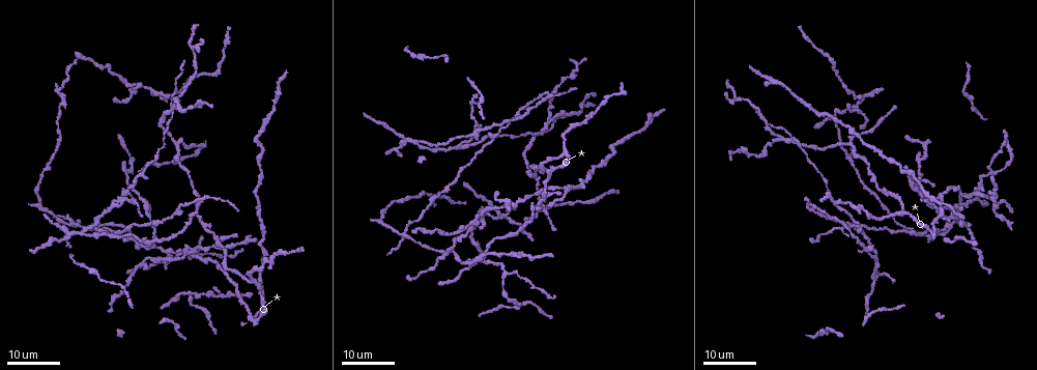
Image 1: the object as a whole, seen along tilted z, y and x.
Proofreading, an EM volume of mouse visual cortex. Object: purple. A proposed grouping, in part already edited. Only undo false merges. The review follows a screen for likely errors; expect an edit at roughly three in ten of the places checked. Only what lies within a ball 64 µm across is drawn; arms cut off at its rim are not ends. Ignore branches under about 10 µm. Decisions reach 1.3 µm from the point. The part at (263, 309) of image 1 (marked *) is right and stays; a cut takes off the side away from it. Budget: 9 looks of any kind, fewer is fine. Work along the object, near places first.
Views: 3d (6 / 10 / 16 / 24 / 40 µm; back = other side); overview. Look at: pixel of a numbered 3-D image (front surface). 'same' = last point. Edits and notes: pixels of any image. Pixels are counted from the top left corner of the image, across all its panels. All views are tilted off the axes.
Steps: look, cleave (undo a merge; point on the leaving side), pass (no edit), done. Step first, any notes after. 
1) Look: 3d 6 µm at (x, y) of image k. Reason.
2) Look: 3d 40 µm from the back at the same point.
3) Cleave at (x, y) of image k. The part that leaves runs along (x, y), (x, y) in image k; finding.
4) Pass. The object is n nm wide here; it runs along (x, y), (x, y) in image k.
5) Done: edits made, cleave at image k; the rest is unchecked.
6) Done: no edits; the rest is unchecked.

Look: 3d 24 µm at (563, 153) of image 1. Four arms meet.

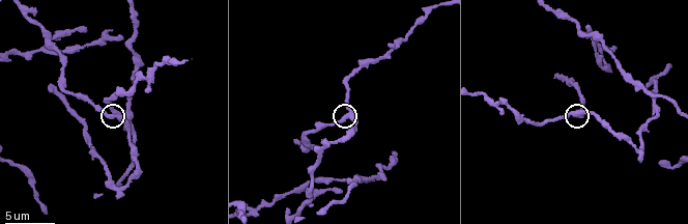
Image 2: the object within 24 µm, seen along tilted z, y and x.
Look: 3d 10 µm at (344, 116) of image 2.

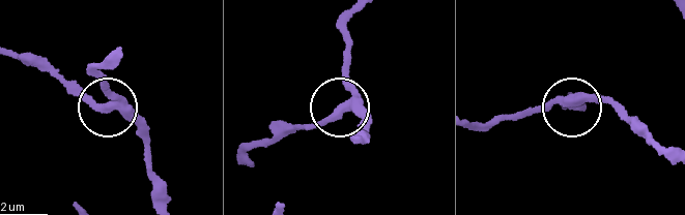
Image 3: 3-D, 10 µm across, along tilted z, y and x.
Pass. 4 arms meet here; it runs along (359, 142), (363, 116), (342, 106), (350, 91), (349, 55) in image 3; one cell here.

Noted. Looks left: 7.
Look: 3d 16 µm at (134, 199) of image 1. Side arm on a straight run.

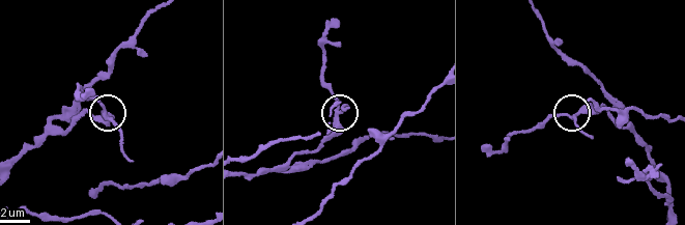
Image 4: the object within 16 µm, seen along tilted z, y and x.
Look: 3d 6 µm at (577, 112) of image 4.

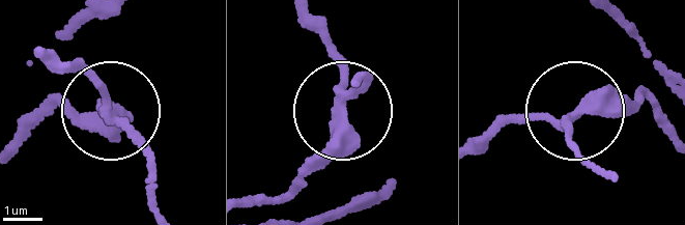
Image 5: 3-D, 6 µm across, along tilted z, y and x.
Pass. 3 arms meet here; all the same cell.

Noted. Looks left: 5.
Look: 3d 16 µm at (798, 139) of image 1. Four-way junction.

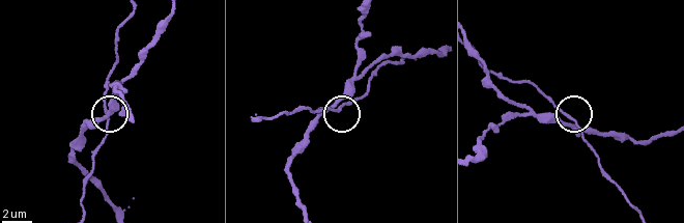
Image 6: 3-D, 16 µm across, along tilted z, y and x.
Look: 3d 6 µm at (338, 111) of image 6.

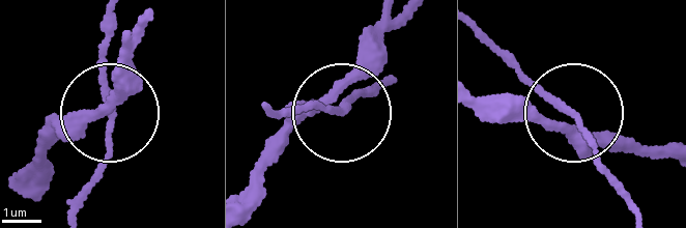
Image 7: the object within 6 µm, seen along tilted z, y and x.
Pass. 4 arms meet here; all the same cell.

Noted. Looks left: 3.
Look: 3d 16 µm at (176, 145) of image 1. Three arms meet.

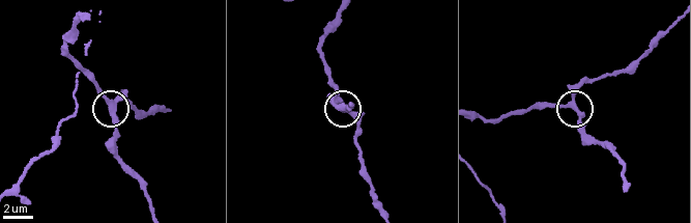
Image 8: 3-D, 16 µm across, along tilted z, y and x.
Look: 3d 10 µm at (110, 102) of image 8.

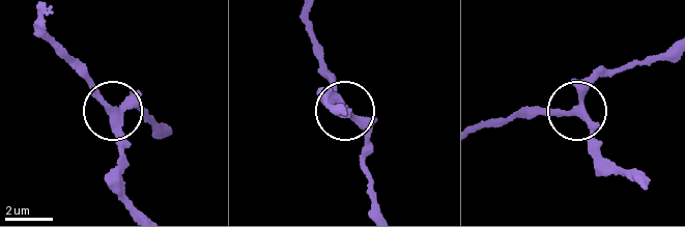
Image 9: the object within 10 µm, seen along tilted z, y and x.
Pass. It runs along (339, 110), (335, 102), (362, 132), (365, 162) in image 9; all the same cell.

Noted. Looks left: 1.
Done: no edits; the rest is unchecked.

